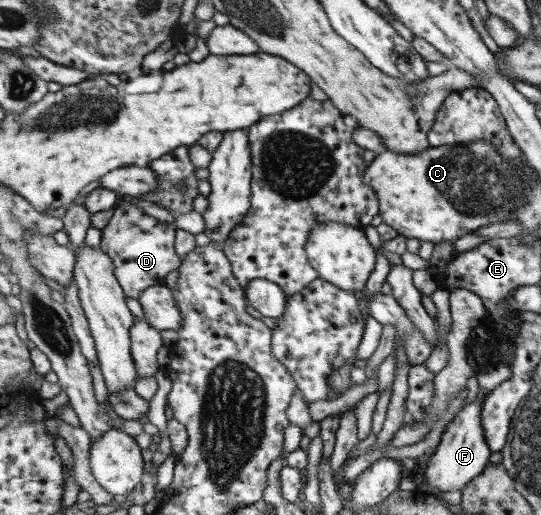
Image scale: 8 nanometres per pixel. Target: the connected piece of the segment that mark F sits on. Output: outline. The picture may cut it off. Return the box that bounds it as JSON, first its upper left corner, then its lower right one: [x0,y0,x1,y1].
[424,390,491,494]

